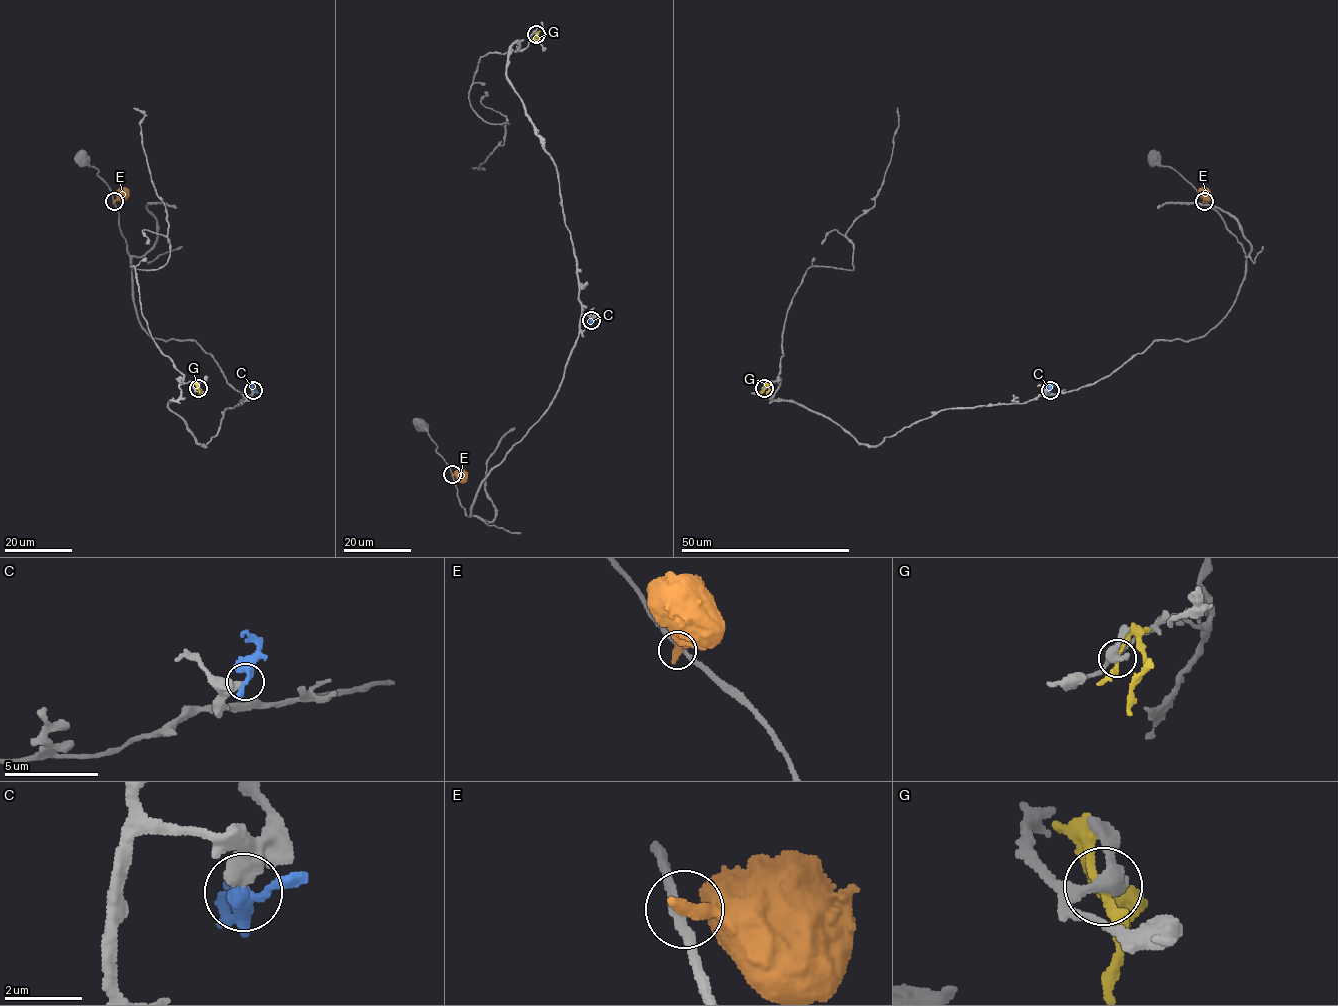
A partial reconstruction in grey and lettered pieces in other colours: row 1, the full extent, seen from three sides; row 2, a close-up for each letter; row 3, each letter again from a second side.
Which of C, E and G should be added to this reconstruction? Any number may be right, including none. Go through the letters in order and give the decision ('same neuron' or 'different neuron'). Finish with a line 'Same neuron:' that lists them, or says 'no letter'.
C: different neuron
E: different neuron
G: different neuron
Same neuron: no letter

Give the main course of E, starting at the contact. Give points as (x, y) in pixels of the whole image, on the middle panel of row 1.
E: (452, 474), (461, 471), (467, 476)

